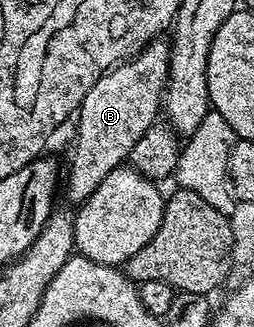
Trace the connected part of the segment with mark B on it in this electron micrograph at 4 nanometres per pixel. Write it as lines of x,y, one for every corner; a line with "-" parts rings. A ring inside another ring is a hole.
158,40
148,42
143,48
143,52
139,52
119,66
114,66
99,80
95,80
95,84
87,92
87,96
83,96
81,105
75,114
77,139
73,142
73,171
70,172
66,184
65,181
63,184
64,193
66,190
73,204
87,201
91,192
95,192
95,188
99,188
99,184
103,184
103,180
107,180
107,176
111,176
111,172
115,172
115,168
128,163
131,148
135,148
135,144
139,144
143,132
147,132
147,128
151,128
162,113
165,85
168,79
169,42

